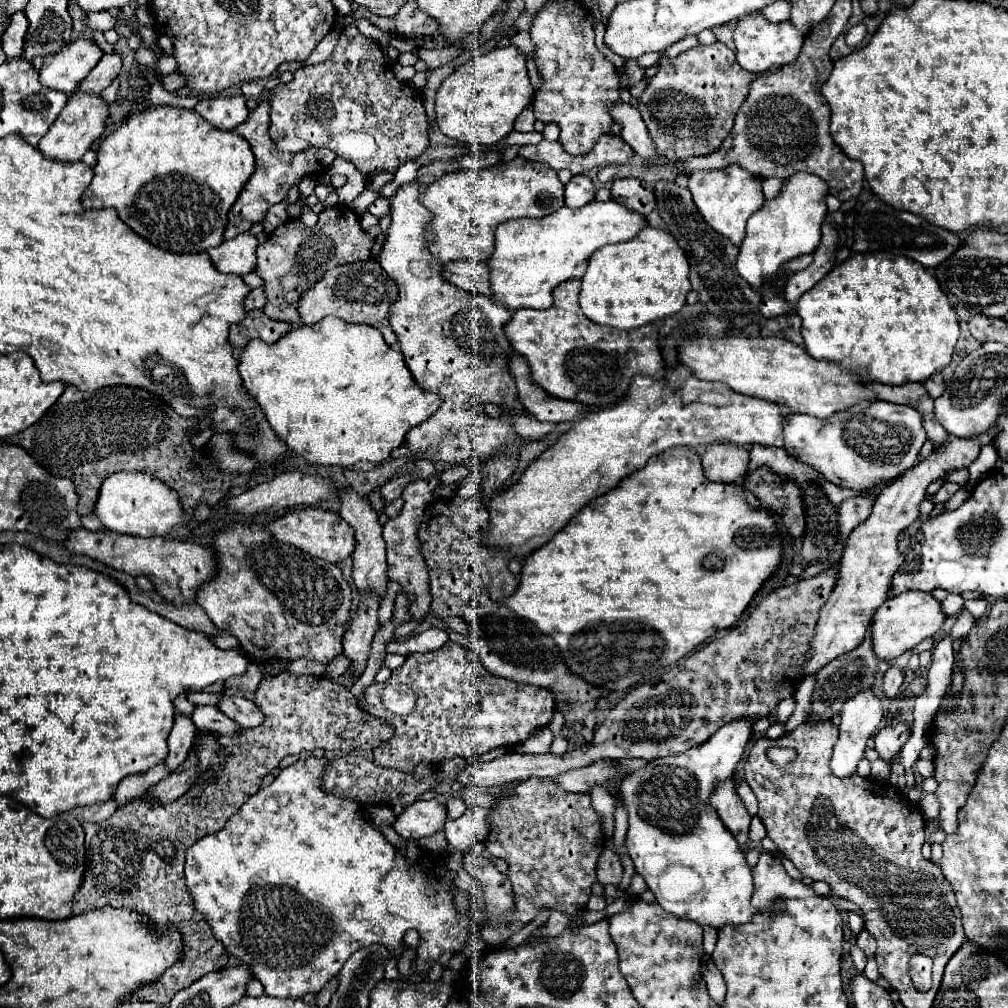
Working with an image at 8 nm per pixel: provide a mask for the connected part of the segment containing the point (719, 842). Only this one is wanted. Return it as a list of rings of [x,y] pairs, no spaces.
[[[742,718],[722,726],[706,744],[690,748],[690,752],[658,758],[648,766],[632,772],[620,786],[620,796],[628,810],[628,832],[626,850],[634,860],[636,872],[646,880],[648,888],[656,896],[656,902],[676,918],[698,922],[700,926],[712,926],[716,930],[724,926],[748,924],[756,908],[750,904],[754,894],[752,870],[746,864],[744,850],[738,846],[730,830],[722,824],[714,808],[710,808],[710,794],[714,782],[730,778],[736,764],[740,762],[748,740],[752,738],[754,720]]]

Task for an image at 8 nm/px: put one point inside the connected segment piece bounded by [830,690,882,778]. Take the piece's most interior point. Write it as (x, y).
(861, 715)

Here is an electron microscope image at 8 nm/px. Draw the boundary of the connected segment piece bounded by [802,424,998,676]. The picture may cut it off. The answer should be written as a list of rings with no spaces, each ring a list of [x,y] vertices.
[[[998,424],[972,438],[958,438],[954,434],[948,434],[948,440],[936,446],[926,460],[918,462],[914,468],[906,470],[898,480],[890,482],[878,492],[870,518],[850,534],[846,552],[840,560],[838,584],[820,610],[816,632],[810,640],[810,658],[802,664],[802,676],[816,674],[828,662],[852,652],[862,644],[866,628],[870,626],[870,616],[888,598],[890,580],[904,562],[904,554],[898,550],[896,542],[898,534],[918,520],[918,506],[926,498],[926,488],[932,482],[942,480],[952,470],[968,468],[978,458],[978,442],[992,442],[996,434]]]

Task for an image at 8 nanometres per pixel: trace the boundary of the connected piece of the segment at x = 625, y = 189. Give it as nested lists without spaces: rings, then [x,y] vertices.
[[[616,178],[610,190],[616,202],[620,202],[626,208],[632,208],[642,216],[650,214],[656,206],[654,190],[640,178]]]

